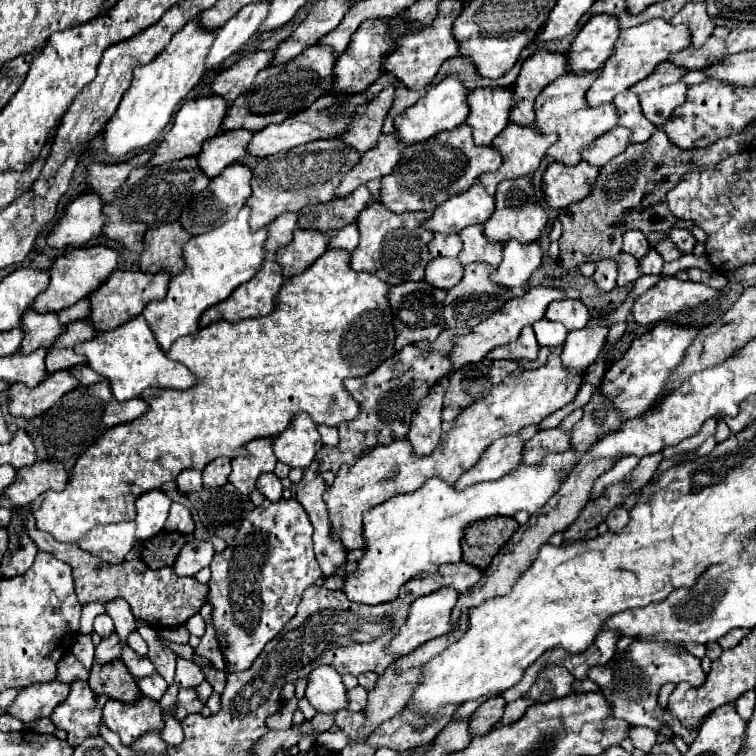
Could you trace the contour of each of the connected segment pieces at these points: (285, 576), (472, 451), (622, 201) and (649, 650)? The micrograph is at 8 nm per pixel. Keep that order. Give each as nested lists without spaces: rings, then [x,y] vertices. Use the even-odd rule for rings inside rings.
[[[265,499],[259,507],[245,515],[241,527],[237,529],[233,545],[229,545],[221,553],[215,553],[211,561],[207,601],[213,605],[213,627],[229,671],[245,671],[251,667],[263,647],[285,627],[289,619],[295,617],[305,589],[315,585],[315,581],[321,577],[311,535],[313,525],[299,501],[281,499],[277,503],[271,503]]]
[[[551,355],[545,365],[535,371],[523,371],[517,379],[505,379],[503,383],[491,387],[489,395],[471,403],[471,407],[463,409],[463,413],[451,421],[443,423],[443,435],[439,447],[429,455],[415,455],[409,439],[393,441],[391,445],[379,445],[371,449],[371,453],[363,455],[355,461],[355,465],[343,465],[339,469],[335,483],[323,495],[331,513],[331,525],[335,537],[341,537],[343,545],[349,551],[361,549],[365,545],[363,537],[363,511],[395,497],[399,493],[411,493],[411,489],[419,489],[427,477],[443,477],[449,485],[475,467],[483,451],[497,439],[507,433],[517,433],[525,425],[541,423],[545,417],[555,413],[557,409],[571,403],[581,385],[583,373],[567,373],[559,365],[559,357]]]
[[[655,131],[649,141],[639,145],[641,149],[637,157],[631,157],[629,145],[627,153],[621,153],[599,169],[597,183],[589,197],[559,211],[559,221],[563,223],[563,235],[559,239],[559,265],[563,269],[573,269],[585,261],[597,261],[599,257],[617,257],[621,253],[621,235],[625,229],[639,229],[643,233],[671,229],[677,223],[677,217],[667,205],[667,191],[673,189],[685,173],[699,167],[715,167],[723,159],[741,153],[745,143],[747,133],[741,131],[735,137],[719,139],[707,149],[687,151],[673,145],[665,131]]]
[[[633,641],[625,649],[625,655],[615,655],[607,665],[591,667],[587,671],[587,677],[595,681],[607,701],[611,701],[615,717],[625,719],[627,723],[631,723],[631,727],[641,725],[659,731],[659,727],[667,723],[675,735],[681,735],[683,741],[687,741],[687,745],[691,745],[691,741],[697,737],[697,729],[683,729],[683,725],[675,721],[675,717],[657,707],[657,693],[665,683],[687,681],[695,687],[703,685],[705,673],[701,669],[701,661],[691,653],[671,653],[671,649],[663,649],[663,645],[651,645],[651,641]]]

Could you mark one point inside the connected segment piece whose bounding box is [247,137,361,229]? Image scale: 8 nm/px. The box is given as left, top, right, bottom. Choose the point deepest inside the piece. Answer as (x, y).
(287, 181)

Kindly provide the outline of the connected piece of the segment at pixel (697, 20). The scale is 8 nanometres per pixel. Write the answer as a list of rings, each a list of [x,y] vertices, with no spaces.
[[[695,1],[685,3],[685,7],[671,19],[671,23],[673,25],[687,23],[687,27],[691,29],[695,47],[701,47],[711,37],[711,33],[715,29],[715,17],[711,17],[707,13],[707,3],[705,1],[701,1],[701,3],[695,3]]]

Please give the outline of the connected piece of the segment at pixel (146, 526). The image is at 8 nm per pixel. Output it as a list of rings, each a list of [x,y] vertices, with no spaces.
[[[153,489],[153,491],[143,493],[135,501],[135,509],[137,509],[135,537],[143,539],[143,541],[155,537],[165,525],[169,507],[171,507],[171,499],[161,489]]]

